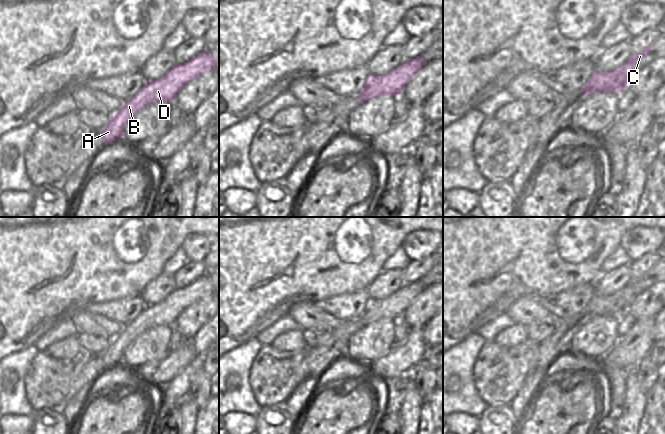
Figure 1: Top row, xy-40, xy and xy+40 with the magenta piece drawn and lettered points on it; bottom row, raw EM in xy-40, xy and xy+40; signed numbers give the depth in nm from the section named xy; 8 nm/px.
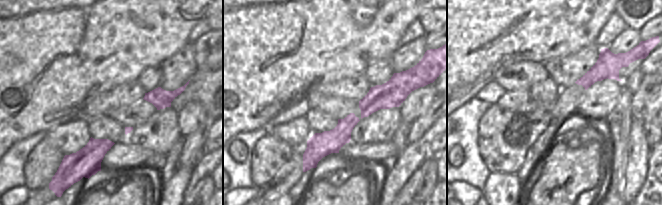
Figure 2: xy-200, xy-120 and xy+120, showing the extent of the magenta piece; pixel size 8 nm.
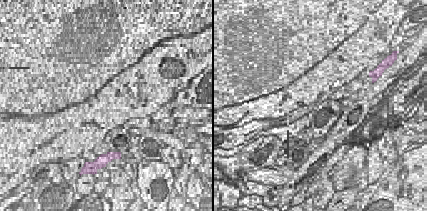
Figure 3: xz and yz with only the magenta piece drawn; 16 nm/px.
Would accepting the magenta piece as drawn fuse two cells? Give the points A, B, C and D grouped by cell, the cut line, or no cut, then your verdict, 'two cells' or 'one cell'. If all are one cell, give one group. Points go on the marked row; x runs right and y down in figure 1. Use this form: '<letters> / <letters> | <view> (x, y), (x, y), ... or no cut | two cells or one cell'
A B D / C | xy+40 (591, 75), (591, 80), (584, 93) | two cells

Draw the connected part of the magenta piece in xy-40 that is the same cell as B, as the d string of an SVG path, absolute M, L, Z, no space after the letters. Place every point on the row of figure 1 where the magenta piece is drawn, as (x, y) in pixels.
M204 50L184 64L175 64L162 78L145 85L115 114L102 130L103 145L121 140L125 125L143 108L156 102L172 102L177 93L204 72L217 69L219 60Z

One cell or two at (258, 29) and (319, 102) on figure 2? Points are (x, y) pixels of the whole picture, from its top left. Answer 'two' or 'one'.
two

